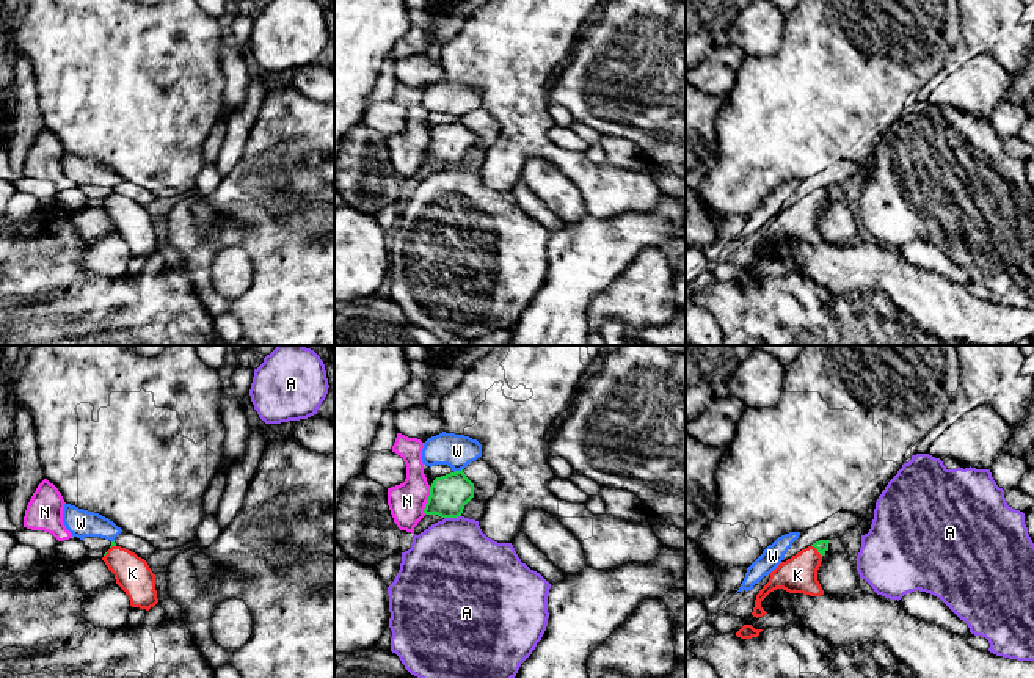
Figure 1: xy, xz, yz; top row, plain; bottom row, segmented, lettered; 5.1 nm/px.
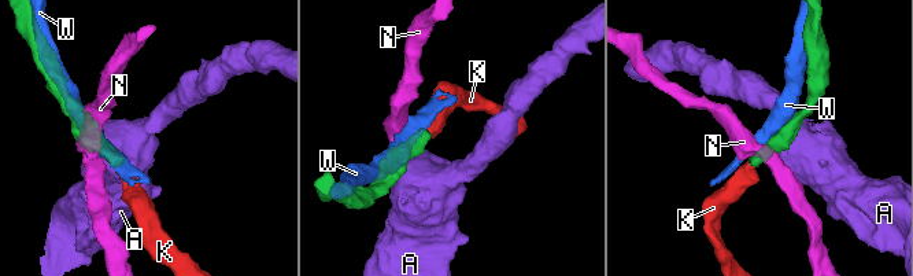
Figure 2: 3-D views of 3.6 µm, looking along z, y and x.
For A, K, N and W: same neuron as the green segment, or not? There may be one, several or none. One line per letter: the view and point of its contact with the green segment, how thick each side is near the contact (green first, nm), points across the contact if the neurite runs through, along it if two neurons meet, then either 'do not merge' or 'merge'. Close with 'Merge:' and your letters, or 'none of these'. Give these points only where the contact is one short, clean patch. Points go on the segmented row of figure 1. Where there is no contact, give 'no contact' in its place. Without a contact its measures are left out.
A: meets green in xz at (452, 517); 200 nm thick on the green side, 460 nm on the other; do not merge
K: meets green in yz at (818, 551); 60 nm thick on the green side, 190 nm on the other; runs through yz (822, 545), (818, 551), (797, 575); merge
N: meets green in xz at (427, 501); 200 nm thick on the green side, 190 nm on the other; border along xz (430, 487), (424, 513); do not merge
W: meets green in xz at (457, 471); 200 nm thick on the green side, 180 nm on the other; do not merge
Merge: K

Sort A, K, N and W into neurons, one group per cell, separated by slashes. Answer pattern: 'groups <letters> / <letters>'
groups A / K / N / W

